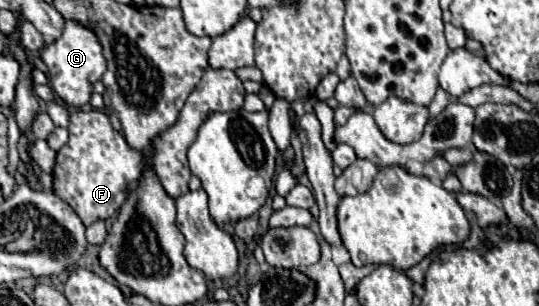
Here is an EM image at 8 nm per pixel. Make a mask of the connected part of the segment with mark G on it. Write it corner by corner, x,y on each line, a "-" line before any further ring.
66,21
64,33
58,41
54,41
52,45
44,47
40,51
42,61
48,67
48,81
50,87
54,89
54,93
66,103
66,105
74,105
74,107
82,107
90,101
92,97
92,87
94,83
104,75
106,71
106,61
102,57
102,45
98,43
96,35
82,27
76,21

